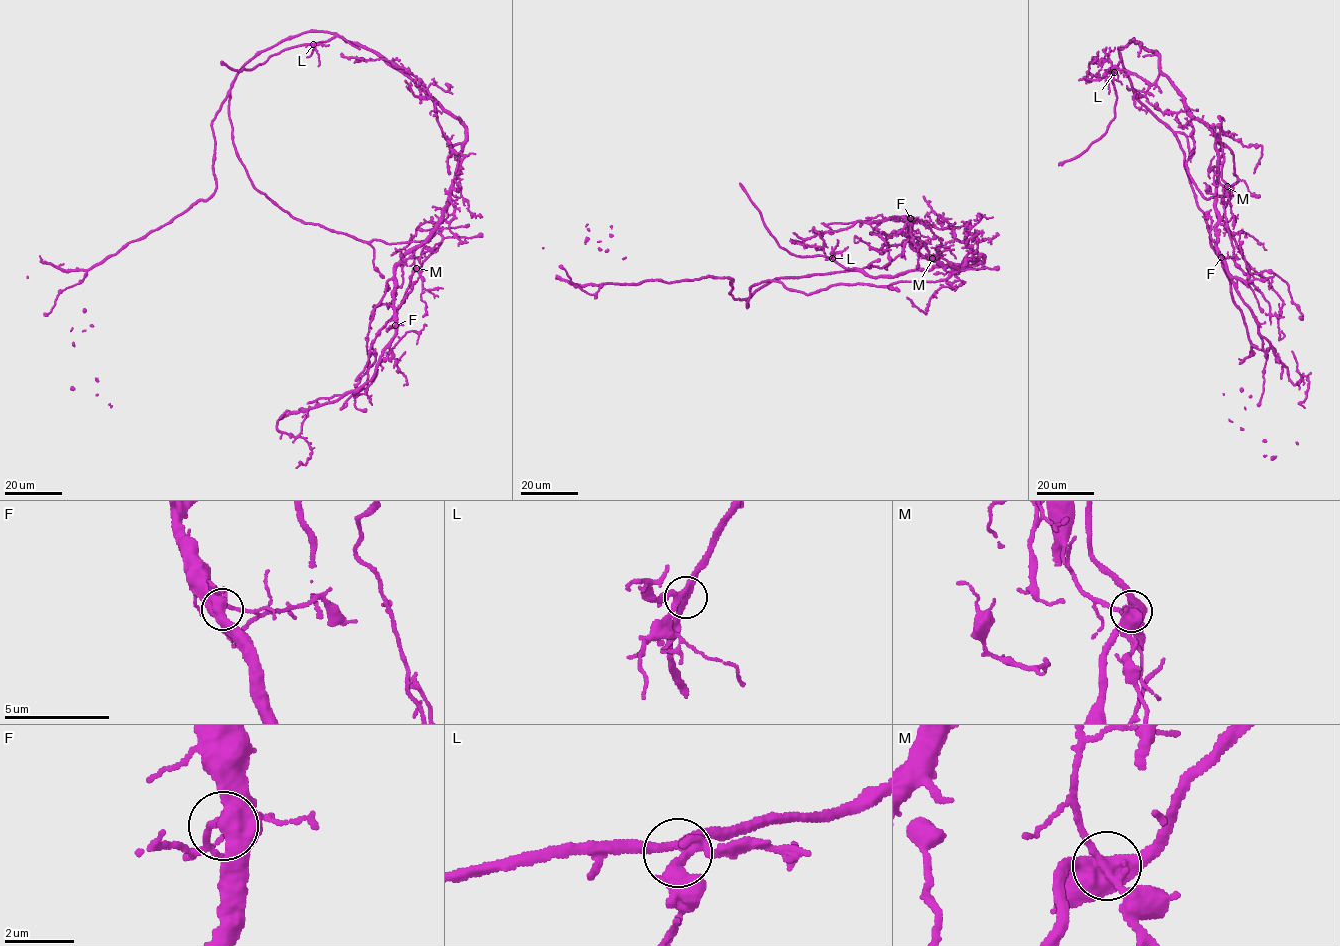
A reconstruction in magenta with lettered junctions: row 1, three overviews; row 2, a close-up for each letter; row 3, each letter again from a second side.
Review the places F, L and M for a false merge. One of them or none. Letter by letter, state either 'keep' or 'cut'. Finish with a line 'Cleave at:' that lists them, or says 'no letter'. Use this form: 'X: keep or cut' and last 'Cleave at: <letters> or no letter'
F: keep
L: keep
M: keep
Cleave at: no letter

